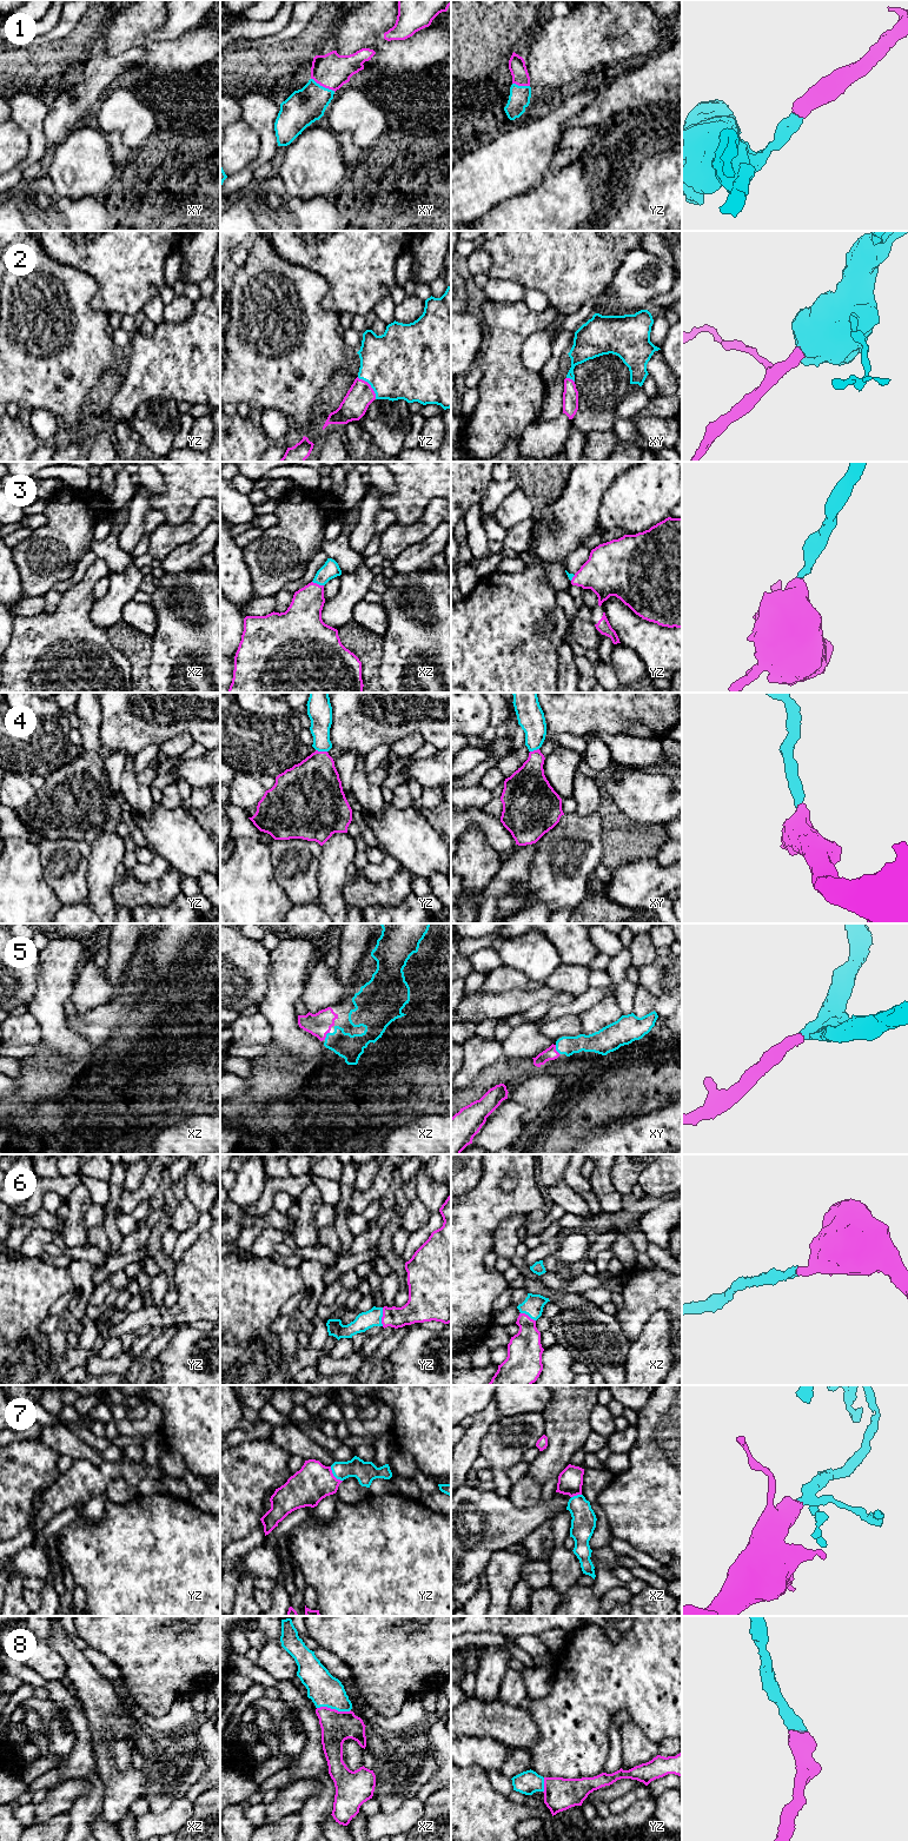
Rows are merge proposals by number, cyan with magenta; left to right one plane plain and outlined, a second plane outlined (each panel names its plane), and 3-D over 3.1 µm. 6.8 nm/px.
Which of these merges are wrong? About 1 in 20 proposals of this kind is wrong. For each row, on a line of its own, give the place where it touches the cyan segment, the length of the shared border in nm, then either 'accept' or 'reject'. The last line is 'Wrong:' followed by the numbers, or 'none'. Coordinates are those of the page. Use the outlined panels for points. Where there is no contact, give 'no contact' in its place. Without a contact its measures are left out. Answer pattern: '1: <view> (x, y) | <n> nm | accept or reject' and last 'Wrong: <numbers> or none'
1: xy (322, 86) | 190 nm | accept
2: yz (370, 384) | 200 nm | accept
3: xz (318, 583) | 90 nm | accept
4: yz (322, 750) | 80 nm | accept
5: xy (556, 1050) | 80 nm | accept
6: yz (382, 1316) | 130 nm | accept
7: yz (333, 1475) | 130 nm | accept
8: xz (333, 1708) | 240 nm | accept
Wrong: none

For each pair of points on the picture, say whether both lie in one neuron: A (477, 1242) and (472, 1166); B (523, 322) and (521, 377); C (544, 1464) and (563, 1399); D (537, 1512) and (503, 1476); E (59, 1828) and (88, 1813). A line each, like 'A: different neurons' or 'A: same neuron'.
A: different neurons
B: same neuron
C: same neuron
D: different neurons
E: different neurons

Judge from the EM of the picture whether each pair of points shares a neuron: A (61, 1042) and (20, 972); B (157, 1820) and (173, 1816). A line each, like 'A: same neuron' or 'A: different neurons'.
A: different neurons
B: same neuron

